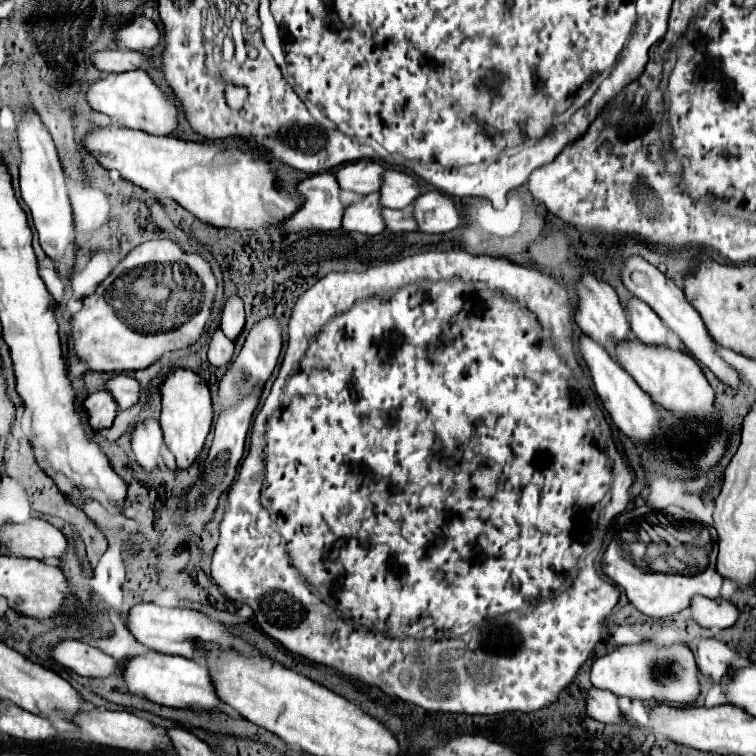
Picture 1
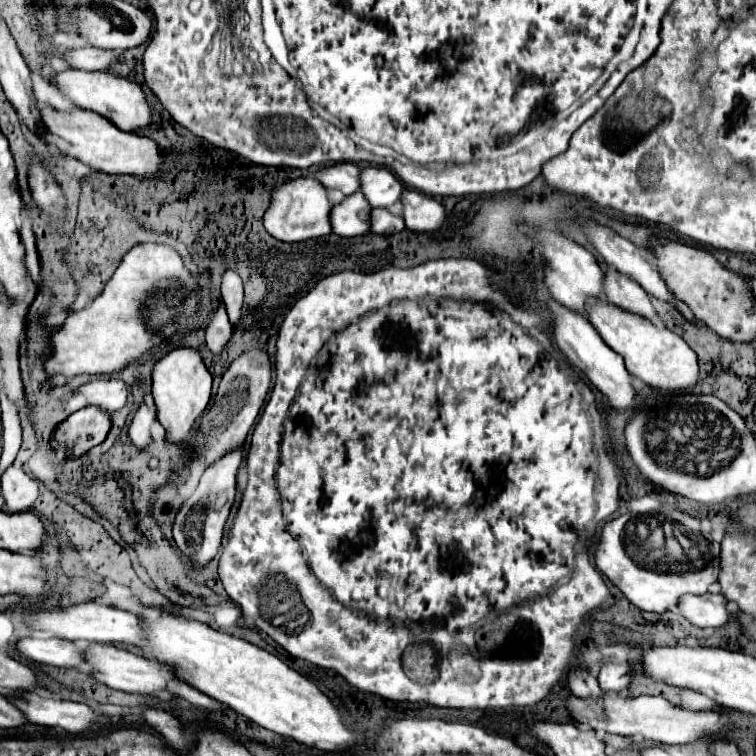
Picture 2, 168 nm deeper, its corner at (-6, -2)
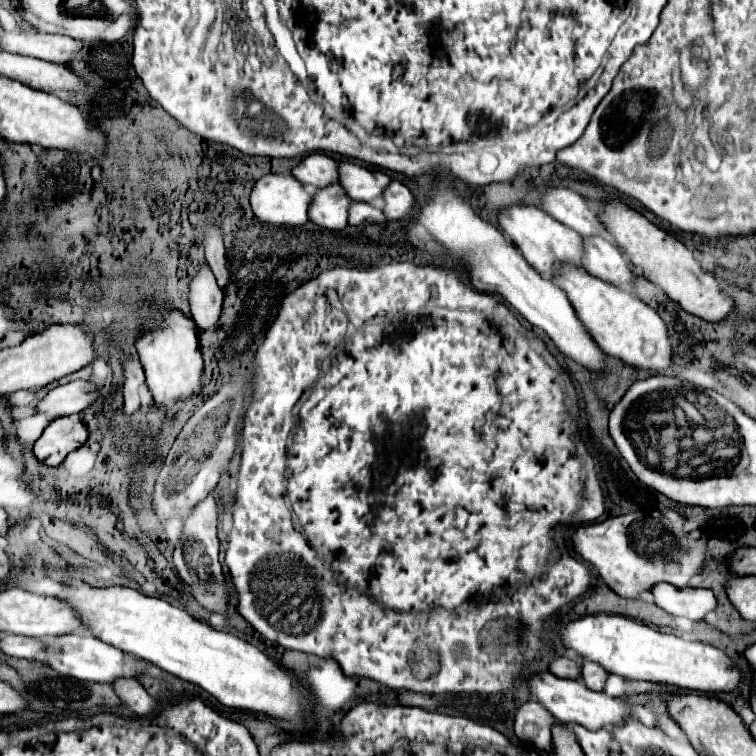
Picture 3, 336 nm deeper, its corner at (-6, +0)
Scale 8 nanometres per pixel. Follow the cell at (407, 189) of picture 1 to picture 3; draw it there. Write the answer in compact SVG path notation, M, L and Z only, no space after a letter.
M339 162L341 186L347 190L347 196L355 202L371 202L381 196L389 186L391 178L375 168L365 168L355 162Z

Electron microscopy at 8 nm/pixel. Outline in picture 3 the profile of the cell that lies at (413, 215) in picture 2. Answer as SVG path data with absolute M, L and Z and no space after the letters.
M393 180L387 186L387 192L383 192L383 198L387 202L387 206L383 210L387 220L403 220L417 206L415 196L411 194L411 190L407 186L403 186L401 182L397 182L397 180Z

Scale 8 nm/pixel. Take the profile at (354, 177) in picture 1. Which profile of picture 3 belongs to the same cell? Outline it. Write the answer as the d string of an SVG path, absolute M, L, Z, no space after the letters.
M311 154L293 168L293 174L299 182L307 186L327 188L329 184L339 182L339 164L327 154Z

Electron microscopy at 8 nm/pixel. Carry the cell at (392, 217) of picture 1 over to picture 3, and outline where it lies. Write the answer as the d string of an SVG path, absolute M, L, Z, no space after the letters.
M353 202L351 212L349 212L349 224L359 226L359 224L383 224L387 222L385 214L371 204L365 202Z

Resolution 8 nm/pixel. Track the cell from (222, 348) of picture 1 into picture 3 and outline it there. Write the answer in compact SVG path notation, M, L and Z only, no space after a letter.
M205 266L197 272L197 276L191 282L191 314L199 328L209 330L215 328L221 318L221 306L223 306L223 290L217 288L213 272Z

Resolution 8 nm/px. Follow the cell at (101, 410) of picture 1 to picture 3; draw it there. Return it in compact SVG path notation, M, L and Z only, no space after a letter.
M79 418L53 420L41 438L35 442L33 452L39 462L47 466L59 466L67 454L81 448L89 438L87 424Z

